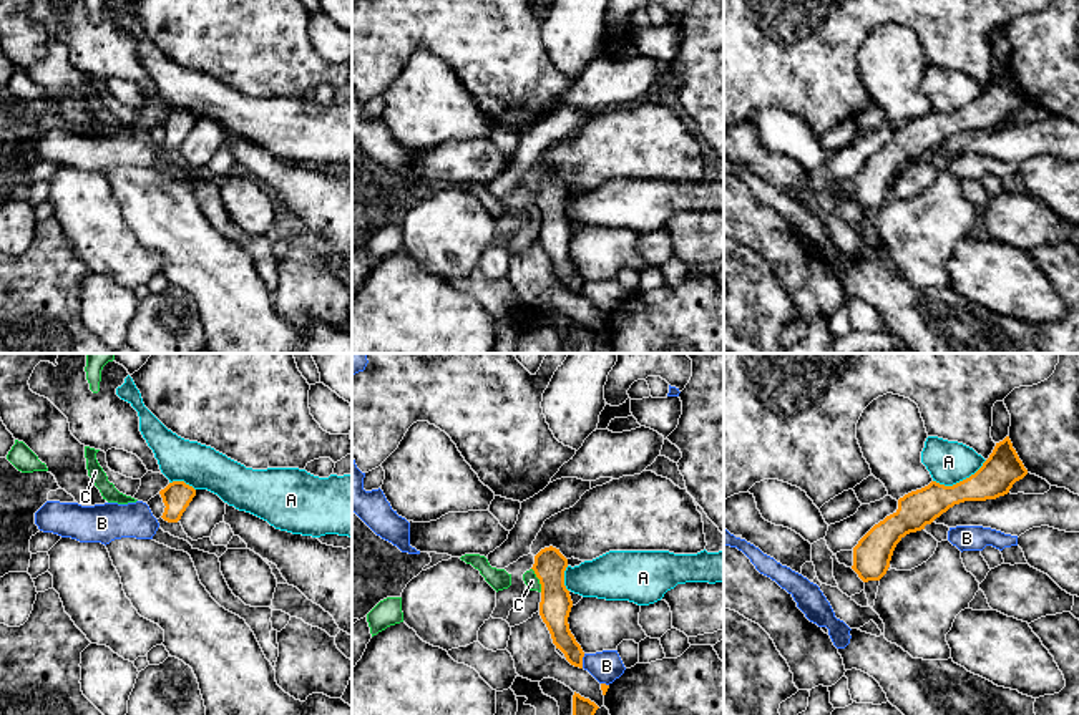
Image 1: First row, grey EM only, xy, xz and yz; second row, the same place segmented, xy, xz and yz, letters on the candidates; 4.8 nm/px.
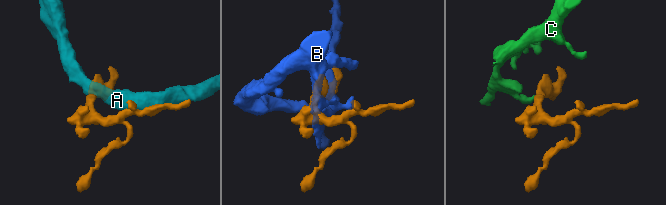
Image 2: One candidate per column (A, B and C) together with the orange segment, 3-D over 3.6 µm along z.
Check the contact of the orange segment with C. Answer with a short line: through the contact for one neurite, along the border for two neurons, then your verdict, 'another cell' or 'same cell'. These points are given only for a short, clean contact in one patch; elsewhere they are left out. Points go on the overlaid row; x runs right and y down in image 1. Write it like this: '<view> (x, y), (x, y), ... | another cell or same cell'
xz (532, 568), (541, 591) | another cell

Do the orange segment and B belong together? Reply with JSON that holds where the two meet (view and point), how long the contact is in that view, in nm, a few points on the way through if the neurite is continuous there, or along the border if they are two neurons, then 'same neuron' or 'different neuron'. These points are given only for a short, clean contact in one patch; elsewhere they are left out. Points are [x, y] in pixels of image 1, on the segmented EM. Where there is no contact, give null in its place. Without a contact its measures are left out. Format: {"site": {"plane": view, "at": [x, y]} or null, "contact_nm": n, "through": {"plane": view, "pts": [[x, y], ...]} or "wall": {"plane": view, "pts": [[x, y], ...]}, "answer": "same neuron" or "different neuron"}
{"site": {"plane": "xz", "at": [581, 661]}, "contact_nm": 70, "answer": "different neuron"}

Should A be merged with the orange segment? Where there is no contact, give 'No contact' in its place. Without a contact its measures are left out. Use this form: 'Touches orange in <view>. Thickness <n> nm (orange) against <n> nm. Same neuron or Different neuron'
Touches orange in yz. Thickness 180 nm (orange) against 200 nm. Different neuron

